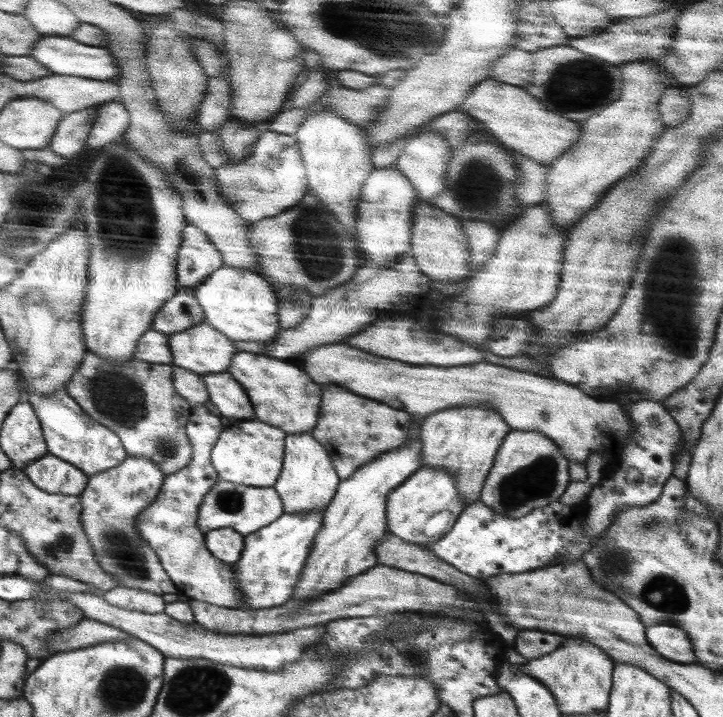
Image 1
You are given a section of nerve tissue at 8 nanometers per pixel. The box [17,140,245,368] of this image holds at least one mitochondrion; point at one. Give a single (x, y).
(141, 204)

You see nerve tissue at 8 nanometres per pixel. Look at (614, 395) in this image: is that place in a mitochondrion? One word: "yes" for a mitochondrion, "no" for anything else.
no

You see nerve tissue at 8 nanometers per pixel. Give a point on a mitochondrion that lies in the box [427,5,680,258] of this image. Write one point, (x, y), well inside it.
(572, 80)

